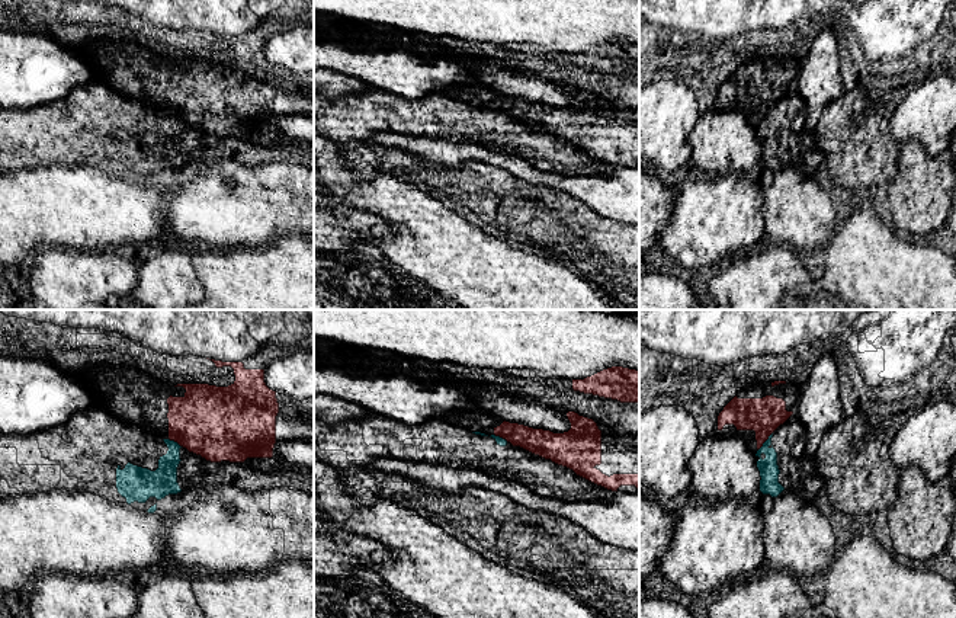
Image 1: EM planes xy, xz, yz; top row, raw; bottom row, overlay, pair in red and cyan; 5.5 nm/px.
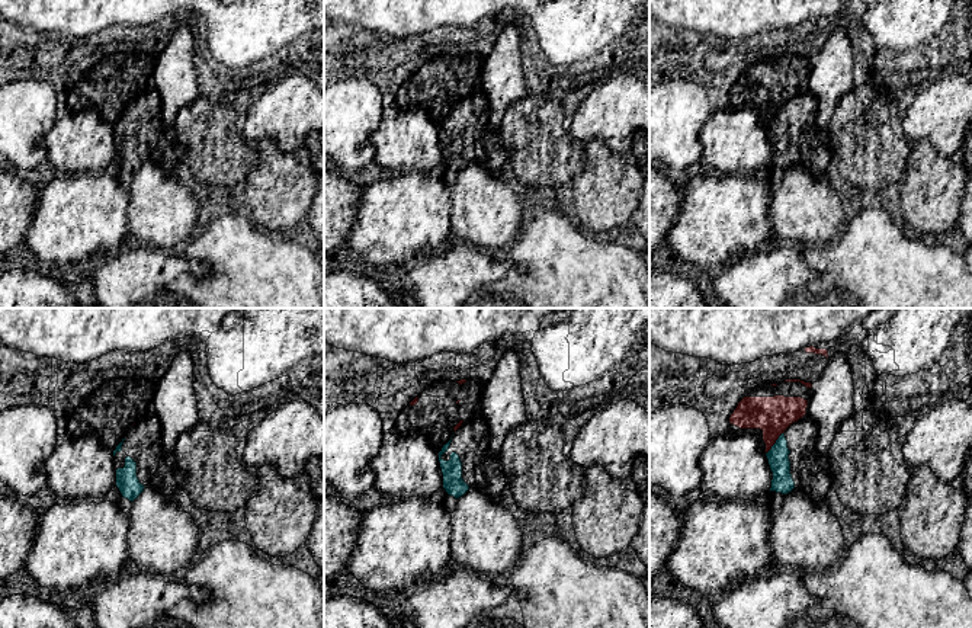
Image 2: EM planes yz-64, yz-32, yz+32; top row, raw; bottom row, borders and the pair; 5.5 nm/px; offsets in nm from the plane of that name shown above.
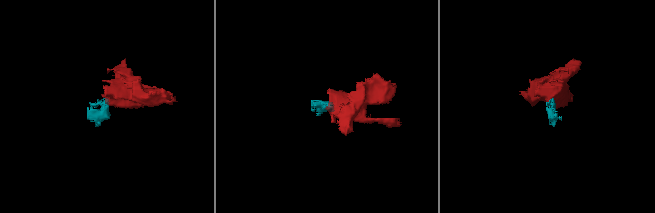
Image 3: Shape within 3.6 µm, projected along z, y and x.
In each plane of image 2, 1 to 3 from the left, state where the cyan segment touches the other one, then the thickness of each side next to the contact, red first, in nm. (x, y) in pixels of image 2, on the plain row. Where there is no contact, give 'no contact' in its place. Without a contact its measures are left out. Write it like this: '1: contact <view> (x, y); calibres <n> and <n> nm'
1: no contact
2: no contact
3: contact yz+32 (775, 117); calibres 200 and 120 nm

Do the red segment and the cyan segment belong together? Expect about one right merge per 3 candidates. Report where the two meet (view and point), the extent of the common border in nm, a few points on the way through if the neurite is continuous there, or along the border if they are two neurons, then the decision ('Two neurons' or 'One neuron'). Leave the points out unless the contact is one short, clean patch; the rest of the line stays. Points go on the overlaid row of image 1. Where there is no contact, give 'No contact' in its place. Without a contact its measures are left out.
Touches red at yz (766, 439). Shared border 130 nm. Boundary: yz (772, 432), (759, 450). Two neurons

